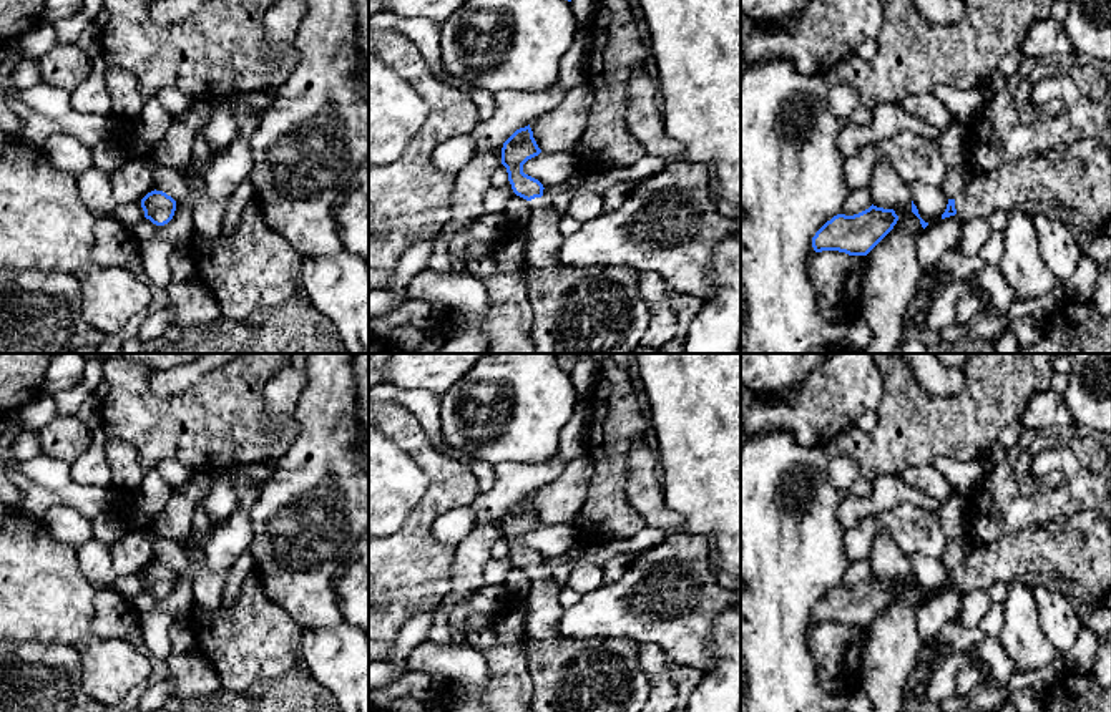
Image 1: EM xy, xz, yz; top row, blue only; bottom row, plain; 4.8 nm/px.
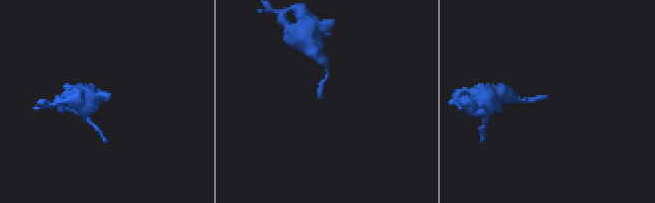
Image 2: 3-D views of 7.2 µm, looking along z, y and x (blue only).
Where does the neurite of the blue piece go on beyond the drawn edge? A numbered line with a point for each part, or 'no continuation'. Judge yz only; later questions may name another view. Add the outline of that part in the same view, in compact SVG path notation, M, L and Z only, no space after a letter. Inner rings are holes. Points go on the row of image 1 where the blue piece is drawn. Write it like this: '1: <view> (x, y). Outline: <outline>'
1: yz (1071, 185). Outline: M1084 139L1048 153L1026 154L990 173L975 173L955 199L955 209L963 222L1020 209L1076 227L1084 237L1104 234L1111 217L1111 151L1099 141Z

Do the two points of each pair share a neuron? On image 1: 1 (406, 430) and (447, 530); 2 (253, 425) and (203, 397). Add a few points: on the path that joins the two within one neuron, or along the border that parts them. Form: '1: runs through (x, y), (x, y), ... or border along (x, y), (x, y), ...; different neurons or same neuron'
1: border along (470, 503), (449, 508), (434, 523), (439, 543); different neurons
2: runs through (241, 425), (231, 425), (215, 409); same neuron

